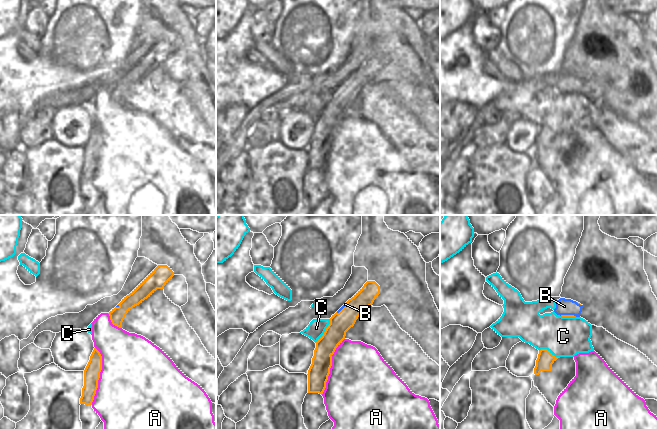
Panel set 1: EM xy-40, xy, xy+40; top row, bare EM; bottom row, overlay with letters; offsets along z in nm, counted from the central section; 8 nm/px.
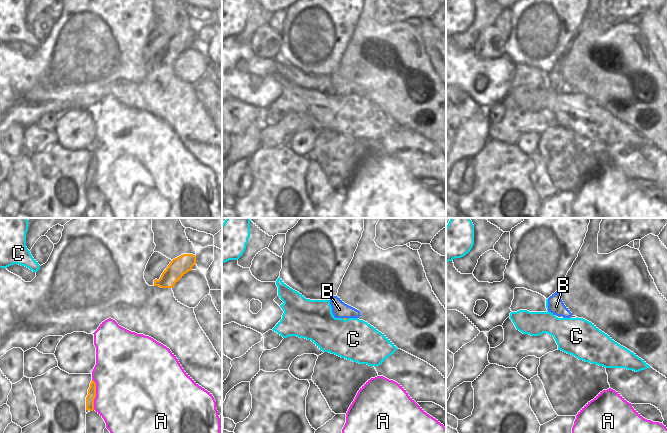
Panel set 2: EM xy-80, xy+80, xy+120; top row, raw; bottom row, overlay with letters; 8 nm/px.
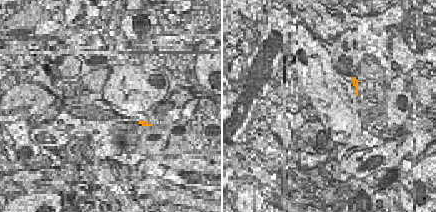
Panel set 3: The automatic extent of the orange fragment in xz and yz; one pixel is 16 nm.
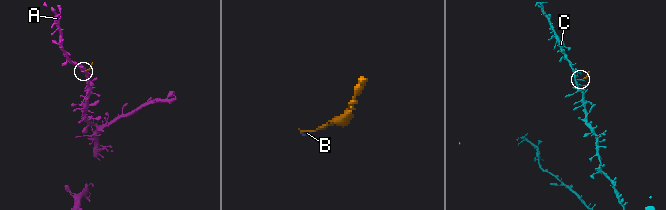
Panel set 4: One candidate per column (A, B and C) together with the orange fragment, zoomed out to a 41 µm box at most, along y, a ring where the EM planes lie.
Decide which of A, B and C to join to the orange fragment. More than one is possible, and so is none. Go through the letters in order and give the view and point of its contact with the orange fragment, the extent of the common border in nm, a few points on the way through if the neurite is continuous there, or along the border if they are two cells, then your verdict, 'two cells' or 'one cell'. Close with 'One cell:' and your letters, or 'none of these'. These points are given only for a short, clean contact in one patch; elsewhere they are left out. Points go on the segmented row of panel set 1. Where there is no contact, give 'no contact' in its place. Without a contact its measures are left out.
A: meets orange in xy at (331, 365); contact 500 nm long; two cells
B: meets orange in xy+40 at (567, 315); contact 120 nm long; border along xy+40 (560, 315), (574, 316); two cells
C: meets orange in xy at (325, 331); contact 220 nm long; border along xy (330, 319), (324, 333), (315, 342); two cells
One cell: none of these

